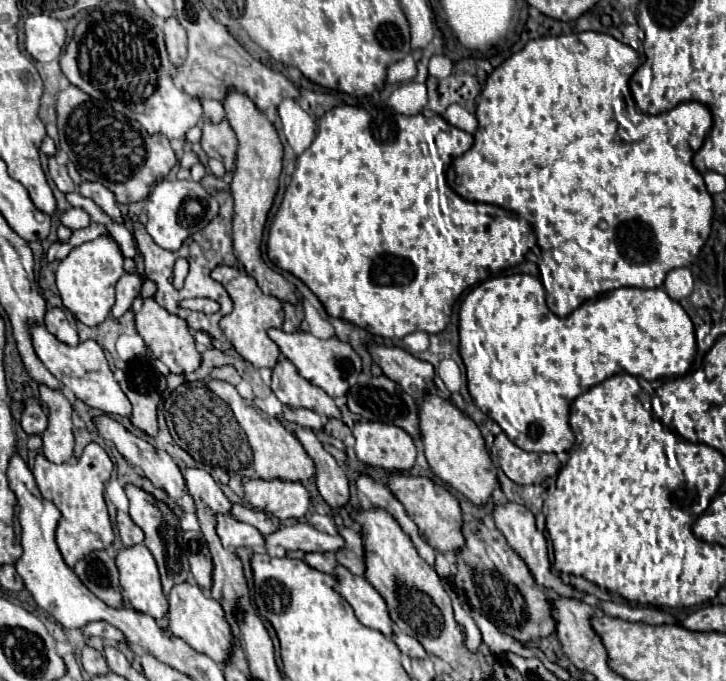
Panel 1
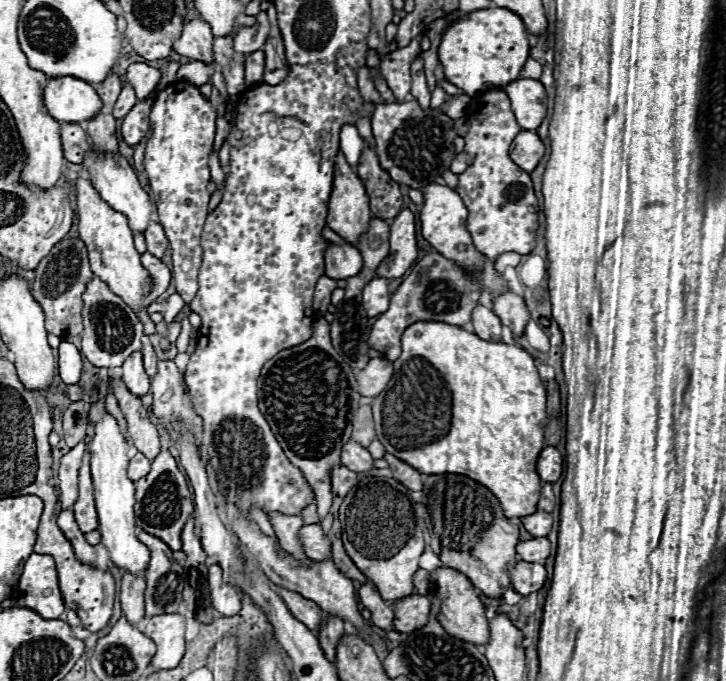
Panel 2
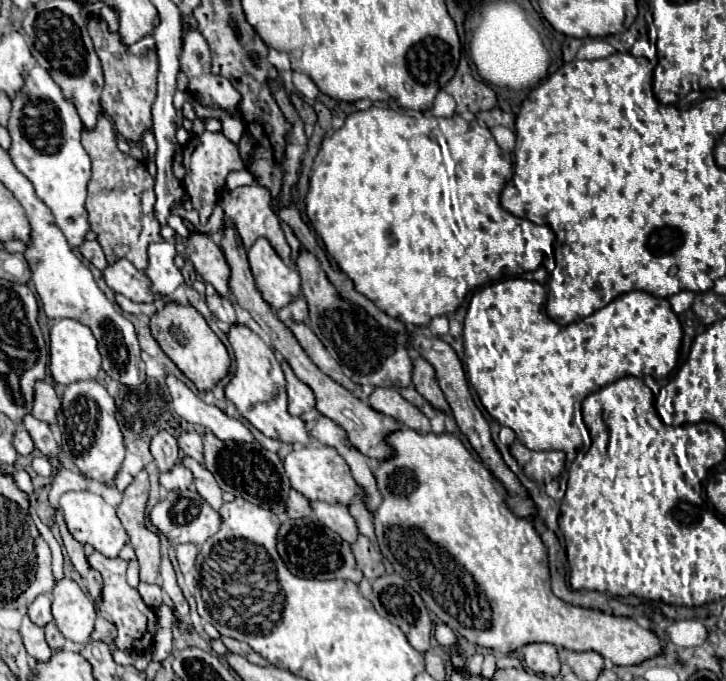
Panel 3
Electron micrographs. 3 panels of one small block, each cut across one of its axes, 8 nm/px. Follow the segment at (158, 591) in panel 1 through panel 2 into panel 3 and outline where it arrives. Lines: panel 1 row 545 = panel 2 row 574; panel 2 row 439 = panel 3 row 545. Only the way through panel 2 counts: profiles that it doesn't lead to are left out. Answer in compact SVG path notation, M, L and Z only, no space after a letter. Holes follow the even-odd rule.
M82 490L82 492L66 492L60 498L60 508L64 512L64 520L68 524L70 534L78 542L94 546L104 556L110 556L110 558L118 556L118 552L122 550L122 546L126 544L128 538L126 538L126 532L124 532L122 522L116 516L116 510L102 496L92 494L88 490Z

